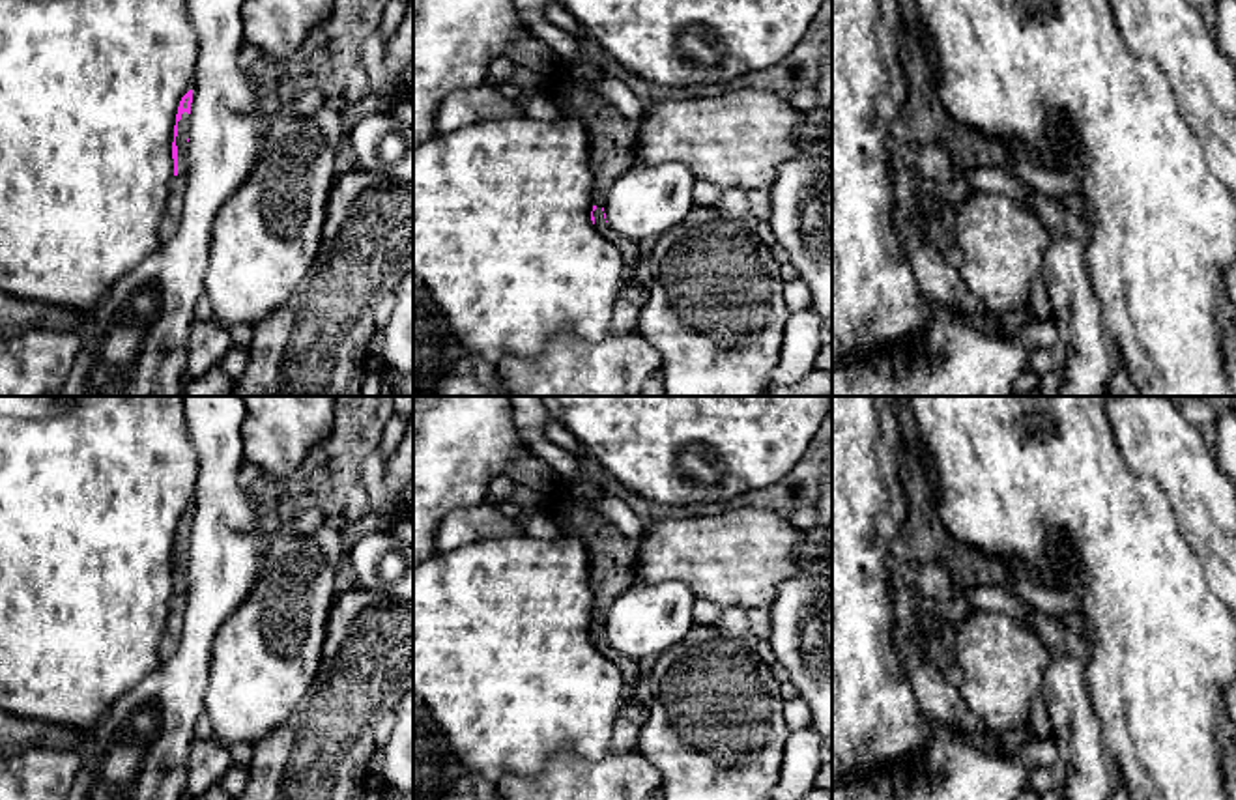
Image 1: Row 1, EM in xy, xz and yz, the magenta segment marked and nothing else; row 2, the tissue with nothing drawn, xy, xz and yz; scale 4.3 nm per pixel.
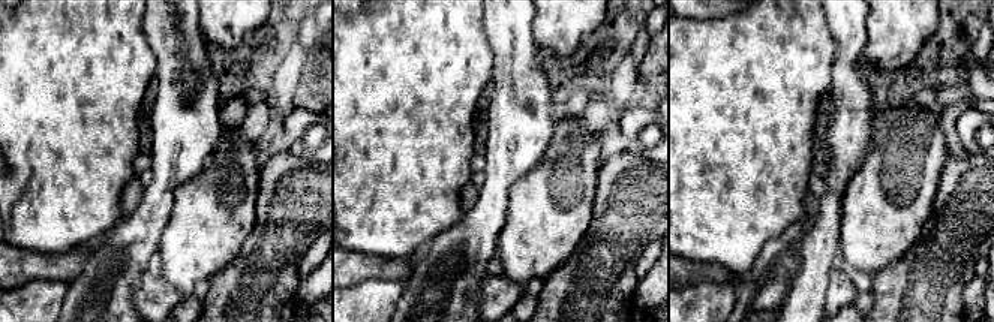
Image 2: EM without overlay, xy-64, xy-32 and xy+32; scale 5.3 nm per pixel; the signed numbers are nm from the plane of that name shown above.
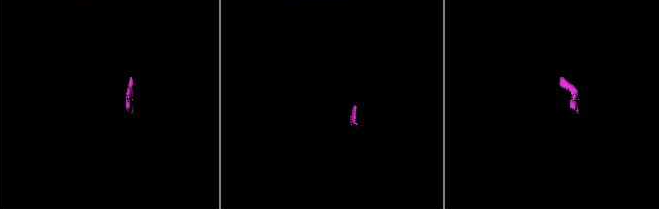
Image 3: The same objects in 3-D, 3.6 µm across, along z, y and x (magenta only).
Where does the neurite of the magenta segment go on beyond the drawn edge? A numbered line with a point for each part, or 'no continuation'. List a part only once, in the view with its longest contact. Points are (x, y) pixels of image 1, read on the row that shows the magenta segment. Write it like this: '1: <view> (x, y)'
1: xy (182, 137)

